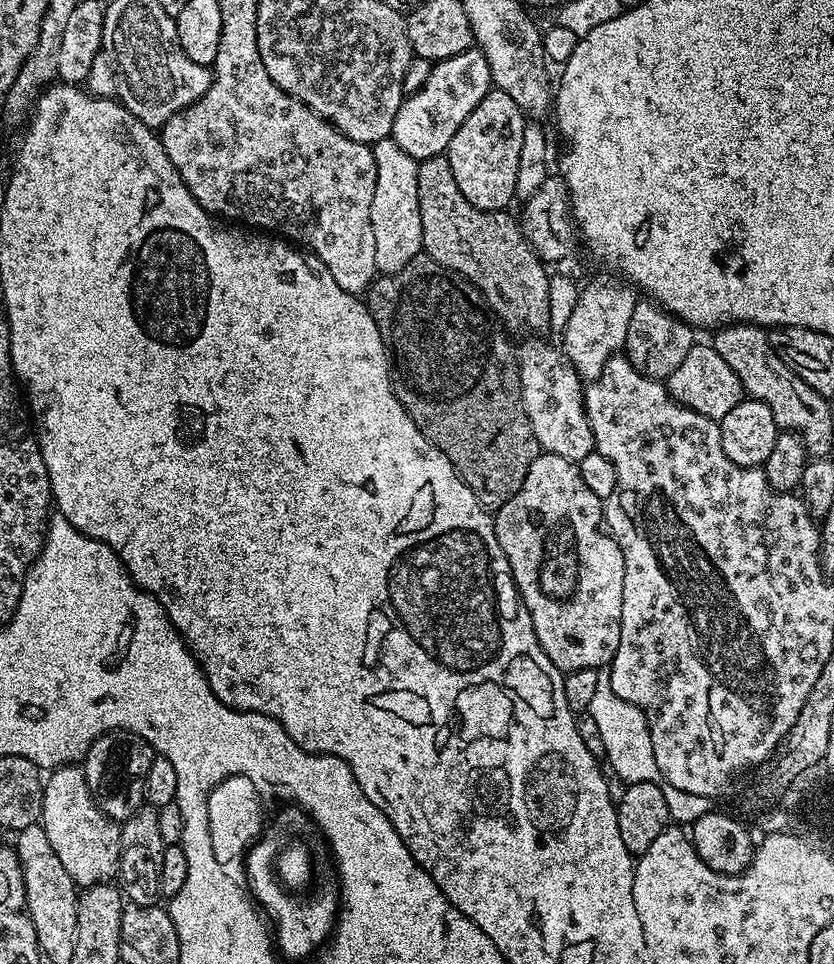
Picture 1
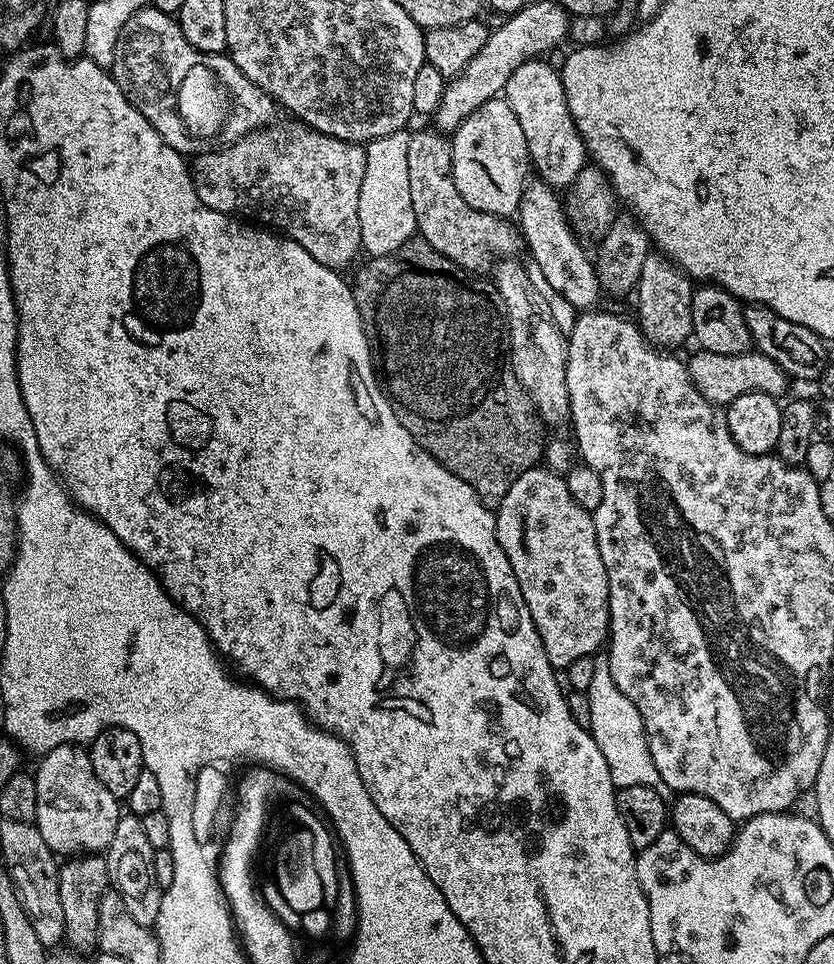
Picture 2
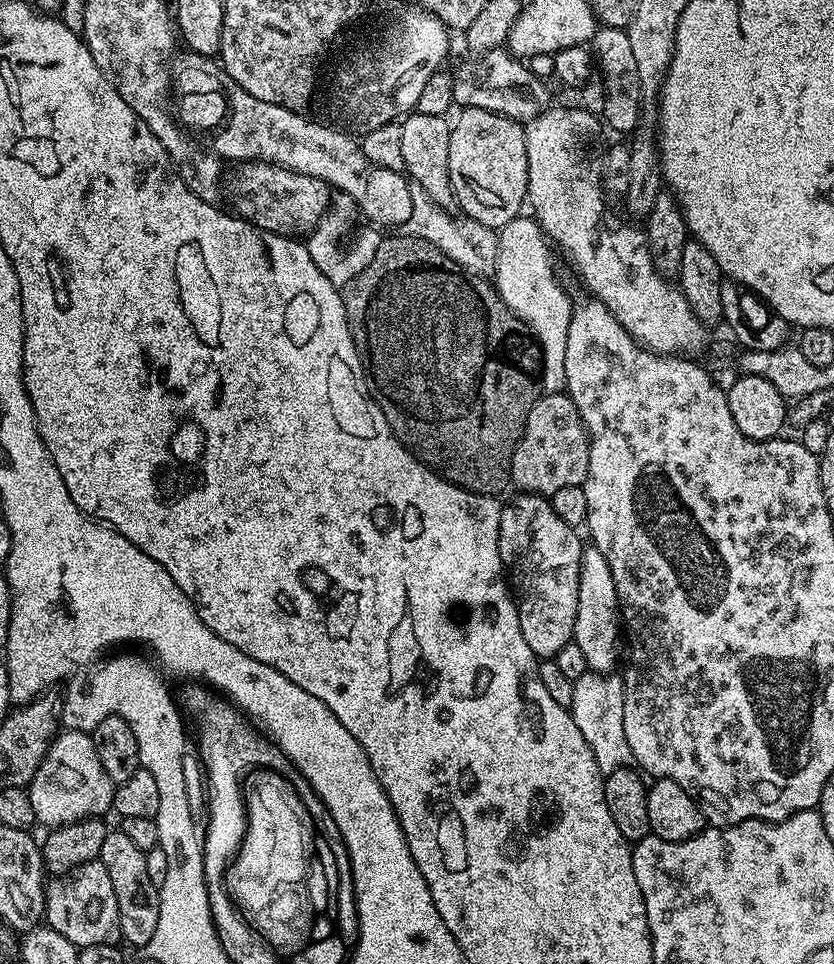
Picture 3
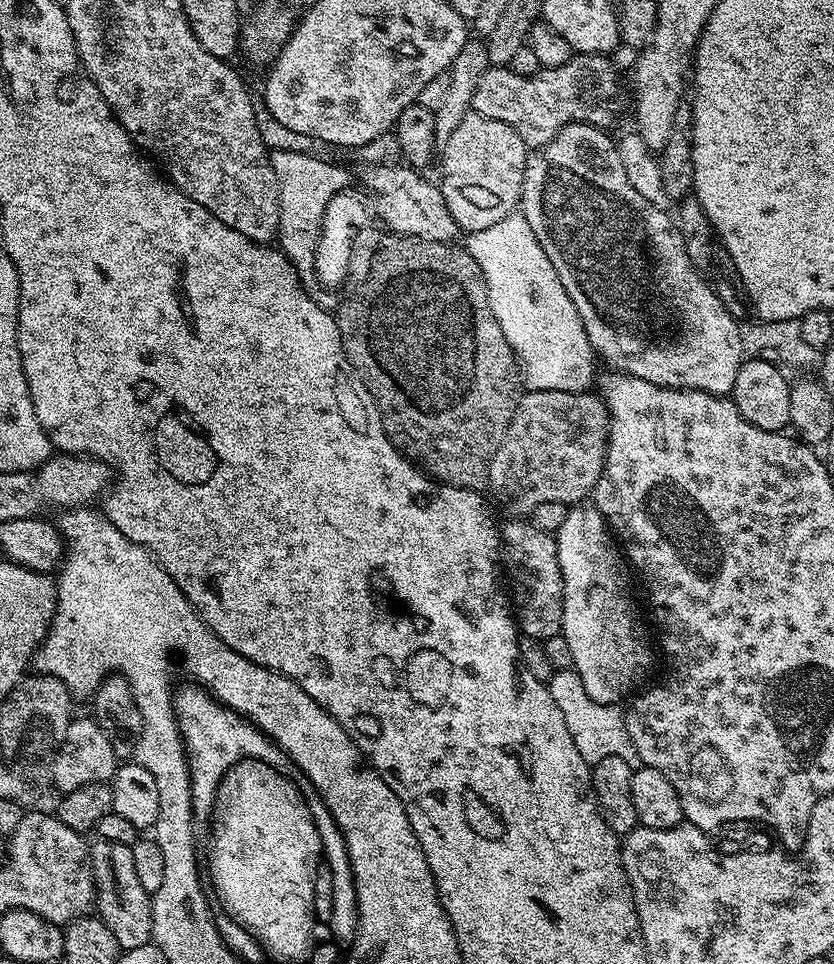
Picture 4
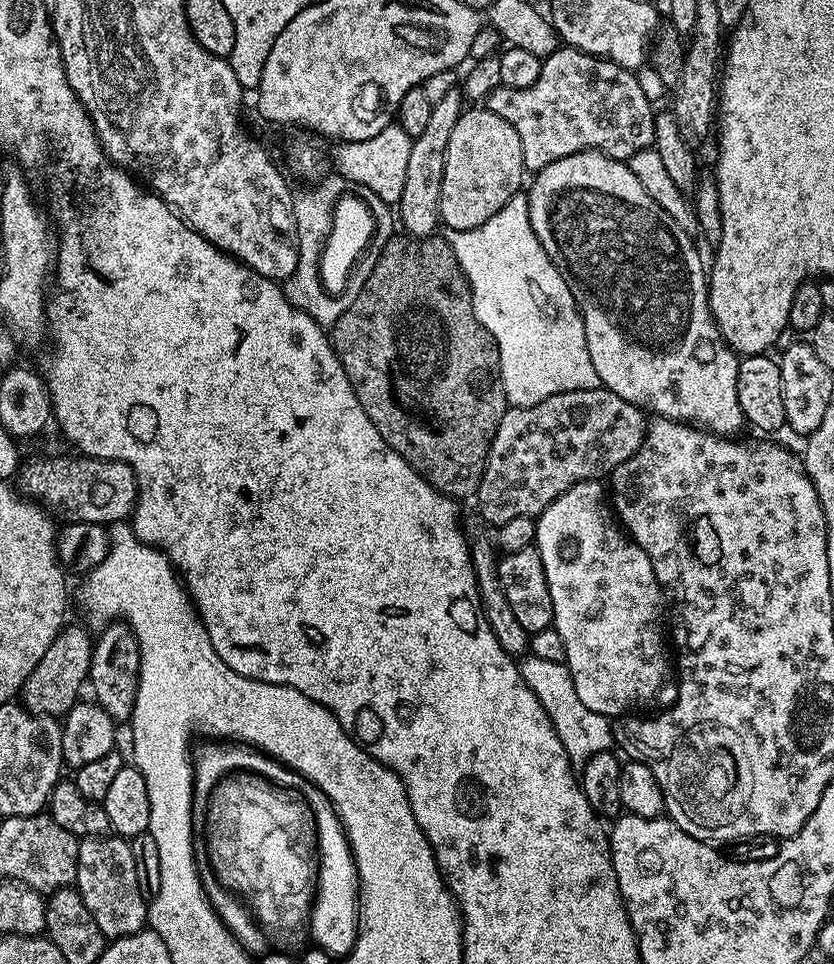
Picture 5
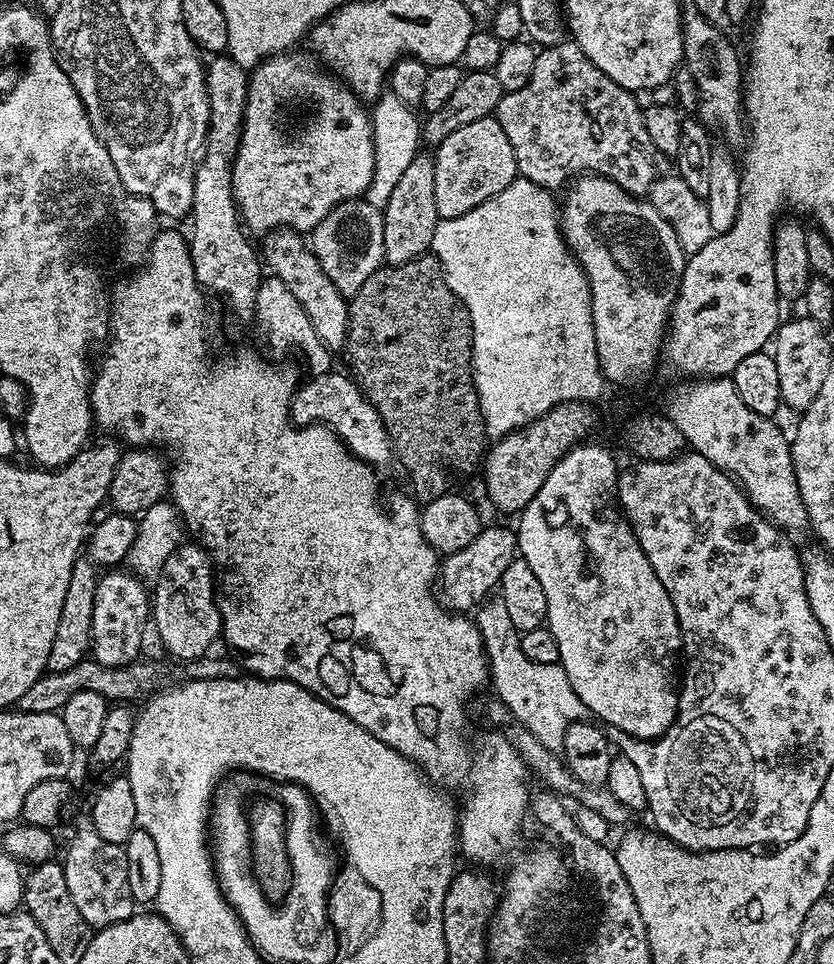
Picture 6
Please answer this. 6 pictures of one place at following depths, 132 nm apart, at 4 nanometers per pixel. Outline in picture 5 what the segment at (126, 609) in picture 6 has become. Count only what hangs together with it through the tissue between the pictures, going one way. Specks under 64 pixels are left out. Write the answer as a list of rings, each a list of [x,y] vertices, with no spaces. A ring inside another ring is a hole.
[[[113,622],[99,629],[92,646],[87,683],[92,684],[95,703],[117,722],[131,721],[140,685],[140,640],[124,622]]]

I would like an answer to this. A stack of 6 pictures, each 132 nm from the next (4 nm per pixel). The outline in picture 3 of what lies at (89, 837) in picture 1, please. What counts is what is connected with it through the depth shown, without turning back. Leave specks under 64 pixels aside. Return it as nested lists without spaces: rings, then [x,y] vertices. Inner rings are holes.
[[[75,730],[61,731],[52,740],[27,789],[37,821],[41,825],[48,824],[49,829],[60,828],[70,822],[103,817],[103,812],[112,808],[112,799],[116,793],[106,770],[102,770],[102,762],[91,735]]]

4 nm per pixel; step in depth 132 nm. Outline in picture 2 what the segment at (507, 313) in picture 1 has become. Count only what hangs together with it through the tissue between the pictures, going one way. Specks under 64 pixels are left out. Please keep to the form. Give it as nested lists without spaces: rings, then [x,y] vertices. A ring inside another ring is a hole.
[[[431,130],[432,132],[415,132],[413,131],[410,135],[410,146],[406,150],[406,167],[410,173],[410,202],[414,206],[414,218],[416,219],[416,230],[419,239],[425,240],[430,246],[434,246],[434,250],[438,250],[438,254],[442,254],[446,258],[450,258],[462,269],[473,270],[472,268],[484,268],[491,265],[493,262],[499,260],[504,260],[508,257],[515,257],[517,255],[516,251],[521,251],[522,248],[522,237],[515,227],[512,228],[508,225],[509,221],[507,219],[501,218],[499,216],[491,216],[485,212],[478,211],[477,208],[472,208],[469,204],[464,201],[462,194],[458,194],[458,190],[454,186],[452,181],[452,142],[451,139],[445,133],[439,130]]]

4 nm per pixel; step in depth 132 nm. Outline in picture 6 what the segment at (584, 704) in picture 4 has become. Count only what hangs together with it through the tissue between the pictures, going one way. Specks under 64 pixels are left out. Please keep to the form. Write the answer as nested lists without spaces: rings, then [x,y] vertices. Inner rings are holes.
[[[499,594],[493,595],[475,609],[474,619],[488,654],[490,684],[493,689],[496,687],[495,695],[512,711],[513,721],[526,726],[526,730],[530,730],[530,734],[534,734],[534,738],[546,746],[546,750],[563,753],[566,730],[572,724],[581,723],[589,715],[582,698],[574,694],[574,686],[570,686],[566,670],[560,663],[542,666],[539,662],[530,662],[530,658],[522,654],[520,632],[514,622],[510,622],[506,602]]]

